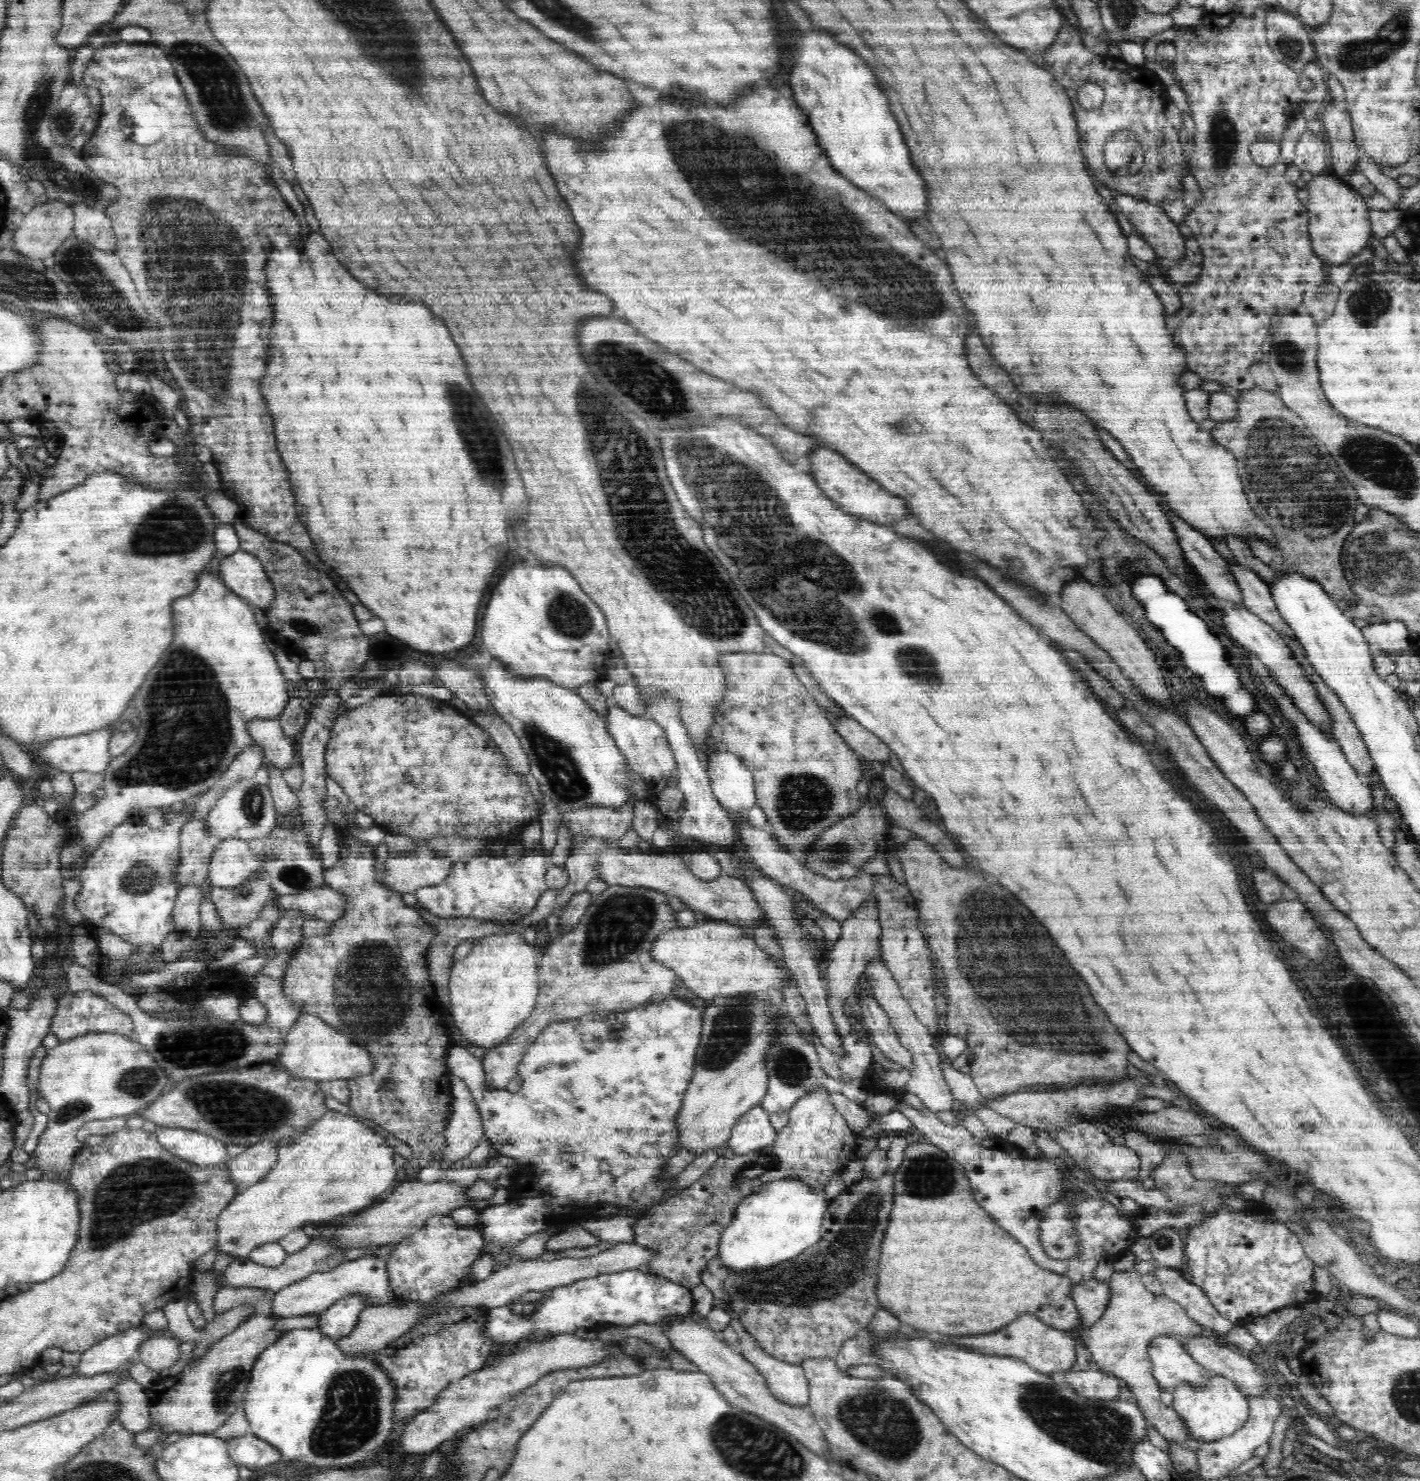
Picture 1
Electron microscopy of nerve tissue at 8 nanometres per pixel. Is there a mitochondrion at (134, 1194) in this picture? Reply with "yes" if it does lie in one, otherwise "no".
yes

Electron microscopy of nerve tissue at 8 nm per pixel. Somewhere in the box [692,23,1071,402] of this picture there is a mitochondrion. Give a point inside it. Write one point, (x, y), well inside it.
(890, 281)

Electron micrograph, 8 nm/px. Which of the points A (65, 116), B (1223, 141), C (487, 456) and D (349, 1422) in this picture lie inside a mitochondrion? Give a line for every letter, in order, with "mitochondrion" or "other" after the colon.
A: mitochondrion
B: mitochondrion
C: mitochondrion
D: mitochondrion

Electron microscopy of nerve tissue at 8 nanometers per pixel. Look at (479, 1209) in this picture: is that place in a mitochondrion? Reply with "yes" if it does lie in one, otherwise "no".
no

